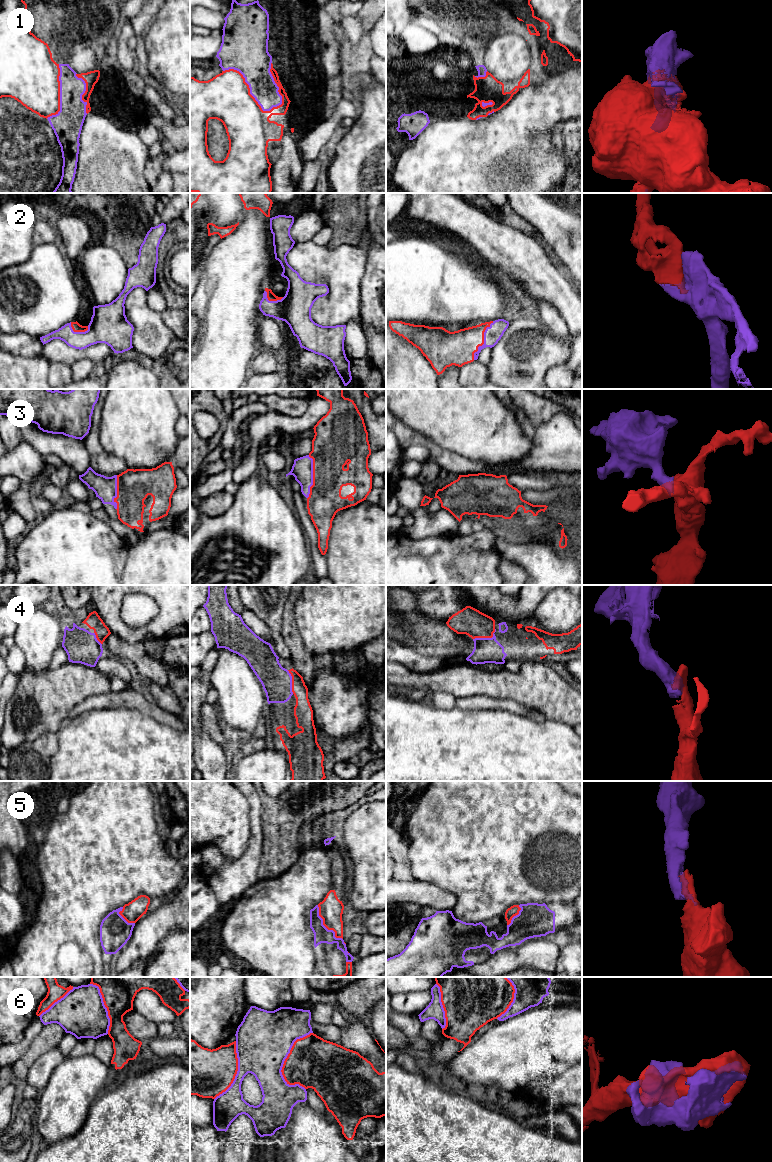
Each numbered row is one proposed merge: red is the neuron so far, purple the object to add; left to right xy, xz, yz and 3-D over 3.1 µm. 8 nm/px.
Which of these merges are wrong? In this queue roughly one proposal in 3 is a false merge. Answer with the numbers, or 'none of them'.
1, 6

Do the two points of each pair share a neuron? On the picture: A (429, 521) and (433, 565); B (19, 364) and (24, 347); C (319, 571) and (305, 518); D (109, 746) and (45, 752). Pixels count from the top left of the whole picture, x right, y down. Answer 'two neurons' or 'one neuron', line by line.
A: two neurons
B: two neurons
C: one neuron
D: two neurons

